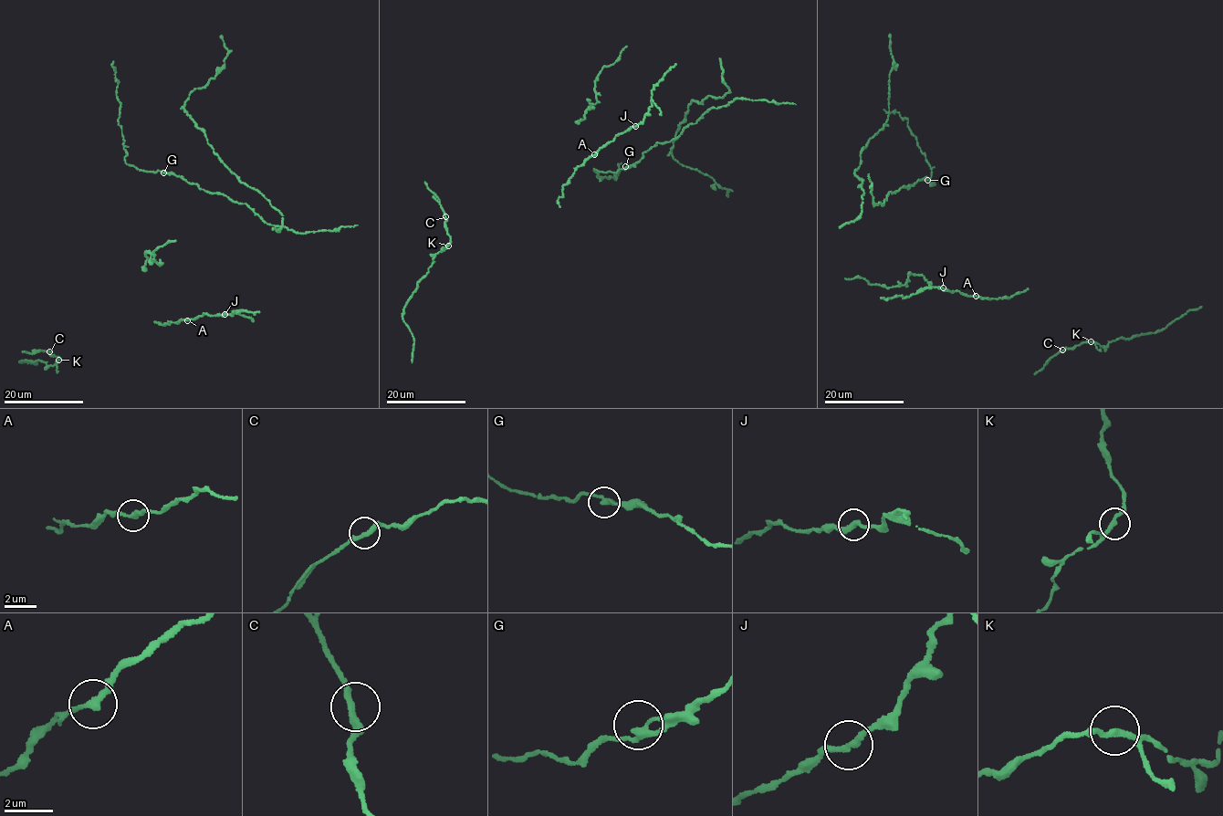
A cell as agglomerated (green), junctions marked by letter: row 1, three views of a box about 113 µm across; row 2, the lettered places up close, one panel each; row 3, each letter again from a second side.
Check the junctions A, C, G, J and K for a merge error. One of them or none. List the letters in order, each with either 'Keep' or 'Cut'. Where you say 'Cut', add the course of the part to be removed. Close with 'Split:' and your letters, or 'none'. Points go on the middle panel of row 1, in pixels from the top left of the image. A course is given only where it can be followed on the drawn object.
A: Keep
C: Keep
G: Keep
J: Keep
K: Keep
Split: none

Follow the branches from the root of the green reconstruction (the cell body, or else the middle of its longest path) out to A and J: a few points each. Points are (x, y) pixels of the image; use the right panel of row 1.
A: (884, 298), (906, 297), (926, 287), (976, 296)
J: (884, 298), (906, 297), (926, 287), (943, 287)

